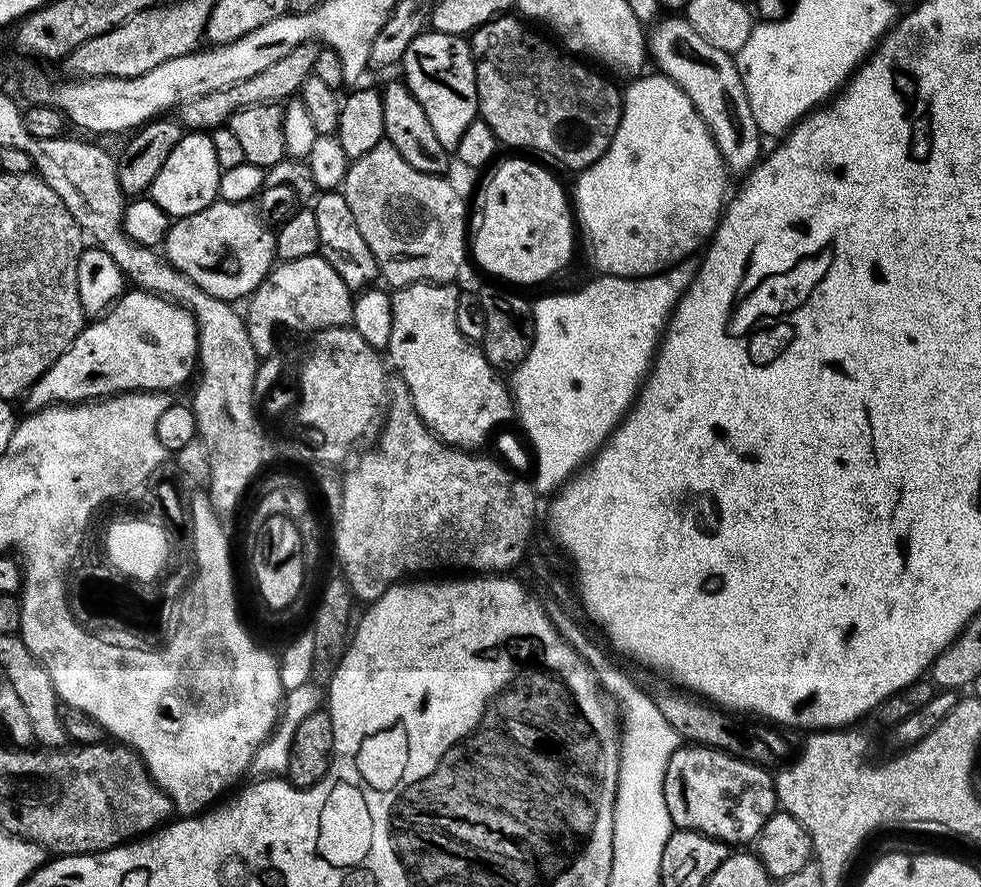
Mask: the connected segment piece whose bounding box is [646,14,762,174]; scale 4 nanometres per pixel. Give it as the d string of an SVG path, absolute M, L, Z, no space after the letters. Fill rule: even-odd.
M668 14L665 17L665 20L657 19L651 25L652 32L650 28L646 36L651 63L653 60L660 67L657 69L670 77L696 107L696 113L702 117L718 146L725 168L733 174L751 172L762 156L762 133L754 122L754 114L750 114L750 102L735 59L718 50L718 46L706 42L706 38L702 38L702 34L698 34L683 15Z

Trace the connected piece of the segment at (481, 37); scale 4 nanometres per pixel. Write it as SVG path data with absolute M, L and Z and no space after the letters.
M505 14L470 33L472 57L476 59L479 119L485 120L490 130L494 130L501 145L509 144L512 148L529 148L532 152L541 152L542 155L557 160L561 169L588 168L598 158L602 158L620 124L624 113L621 89L616 89L603 76L605 73L597 70L591 63L572 54L560 56L559 47L551 48L546 41L539 40L527 26L529 27L519 15Z

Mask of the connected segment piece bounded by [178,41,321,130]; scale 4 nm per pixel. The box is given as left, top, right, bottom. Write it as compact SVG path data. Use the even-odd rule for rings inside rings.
M308 41L295 47L286 57L266 66L262 74L254 74L254 78L246 78L246 82L238 82L229 88L214 90L205 96L190 98L178 106L178 119L185 129L205 128L211 130L227 125L231 116L240 108L249 108L255 104L280 104L293 97L302 87L303 82L313 73L316 58L321 47L315 41Z

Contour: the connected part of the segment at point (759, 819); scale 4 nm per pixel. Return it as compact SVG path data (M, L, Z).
M689 747L670 766L668 828L676 834L697 836L722 850L743 849L755 841L762 826L778 811L776 803L782 796L776 793L772 780L759 768L750 768L709 748Z

